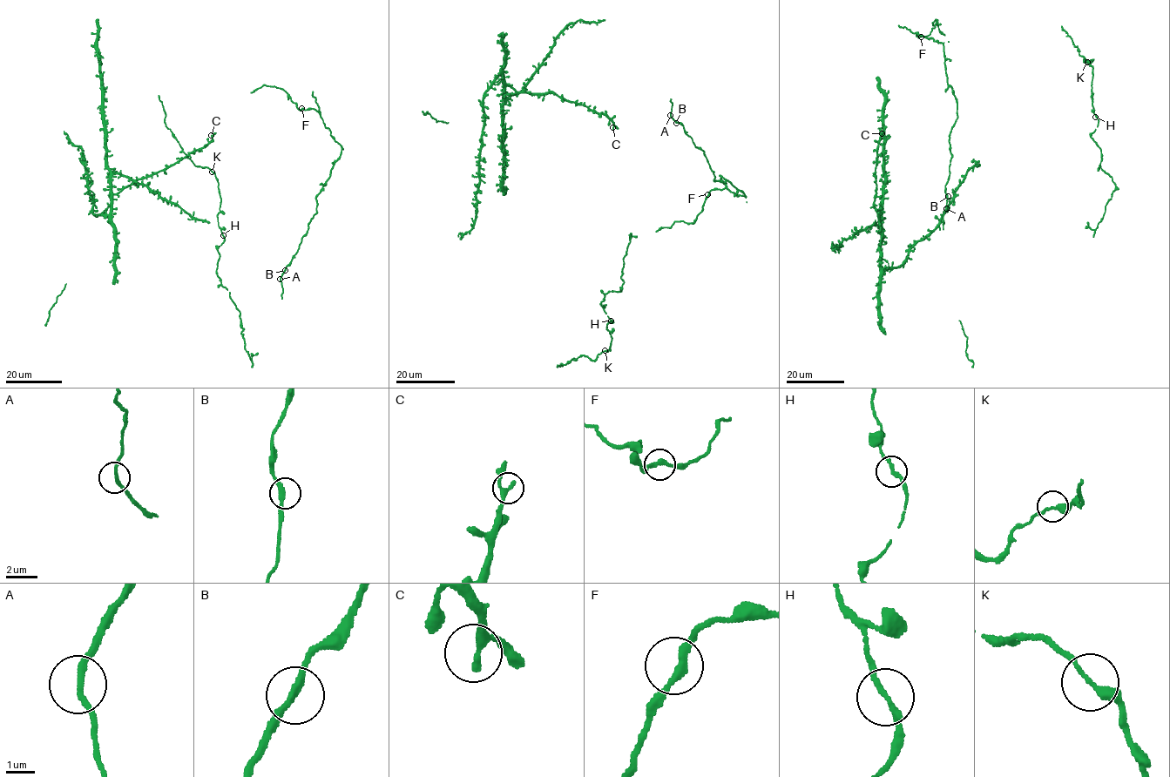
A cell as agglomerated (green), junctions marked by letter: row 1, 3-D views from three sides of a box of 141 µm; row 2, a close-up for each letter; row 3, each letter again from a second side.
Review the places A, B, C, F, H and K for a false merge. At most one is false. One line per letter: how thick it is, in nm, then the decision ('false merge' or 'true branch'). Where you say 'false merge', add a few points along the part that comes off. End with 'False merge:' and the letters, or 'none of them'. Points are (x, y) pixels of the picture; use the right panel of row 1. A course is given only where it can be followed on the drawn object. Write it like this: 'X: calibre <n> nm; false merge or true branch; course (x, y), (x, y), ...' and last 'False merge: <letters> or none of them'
A: calibre 200 nm; true branch
B: calibre 240 nm; true branch
C: calibre 240 nm; true branch
F: calibre 240 nm; true branch
H: calibre 200 nm; true branch
K: calibre 240 nm; true branch
False merge: none of them

